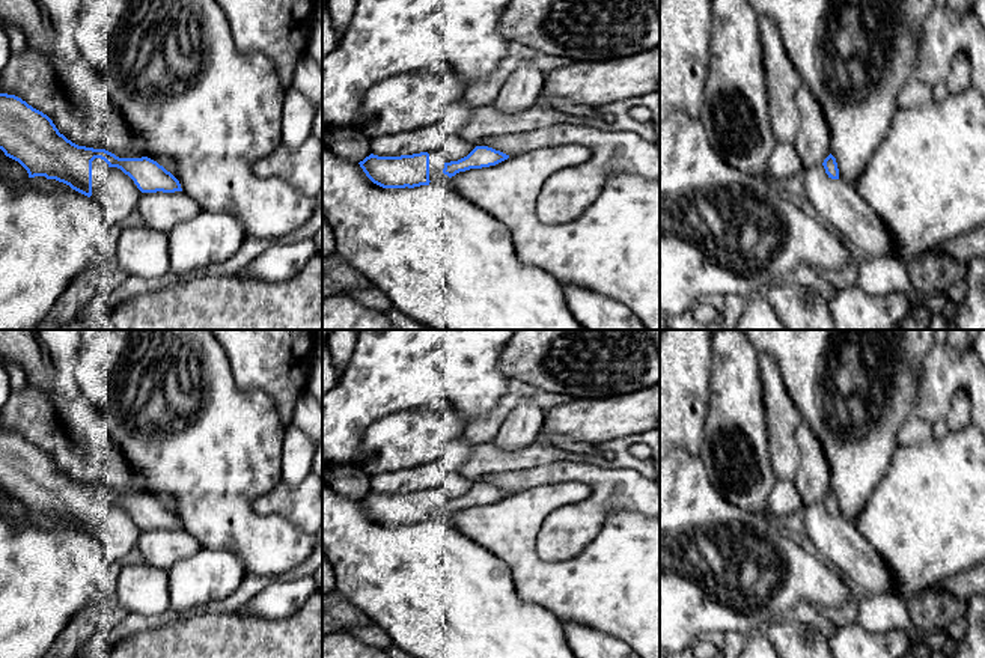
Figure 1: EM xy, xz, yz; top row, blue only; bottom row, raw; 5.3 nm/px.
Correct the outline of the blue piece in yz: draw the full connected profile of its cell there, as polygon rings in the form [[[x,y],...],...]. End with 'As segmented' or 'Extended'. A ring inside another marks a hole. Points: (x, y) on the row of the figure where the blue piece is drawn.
[[[831,154],[822,164],[804,170],[804,196],[819,217],[866,257],[893,256],[895,242],[889,227],[854,187],[839,179]]]. Extended

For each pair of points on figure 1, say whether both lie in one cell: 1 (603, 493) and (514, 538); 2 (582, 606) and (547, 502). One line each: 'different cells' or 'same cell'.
1: different cells
2: same cell

